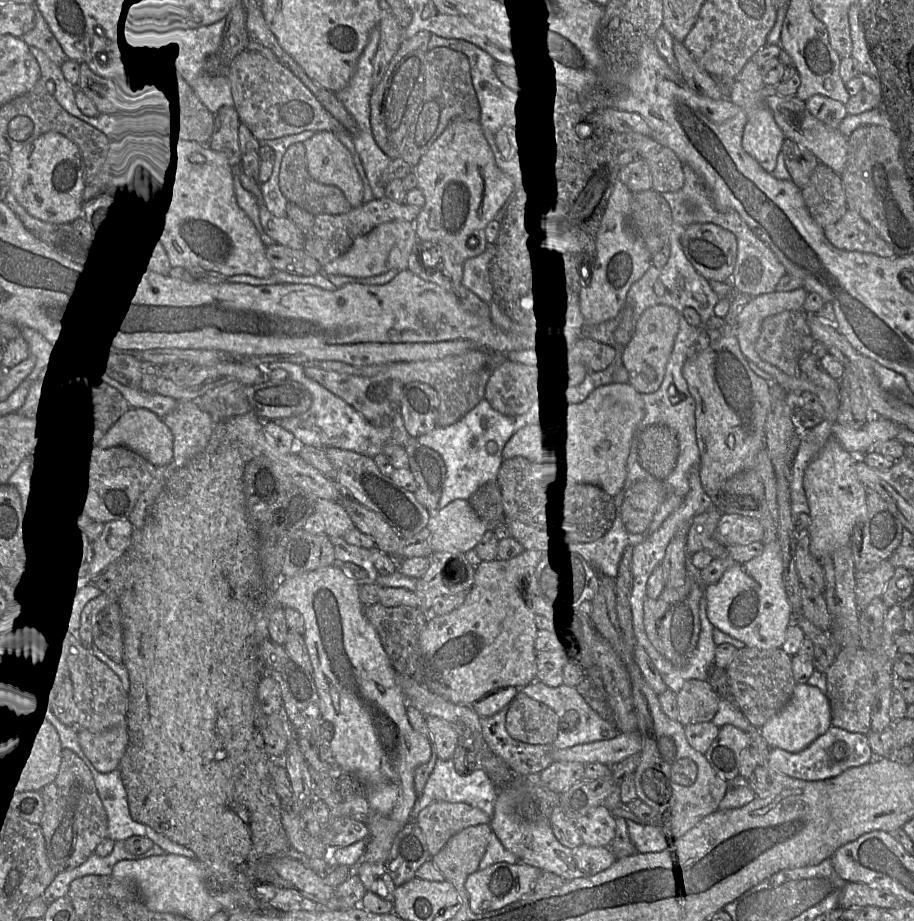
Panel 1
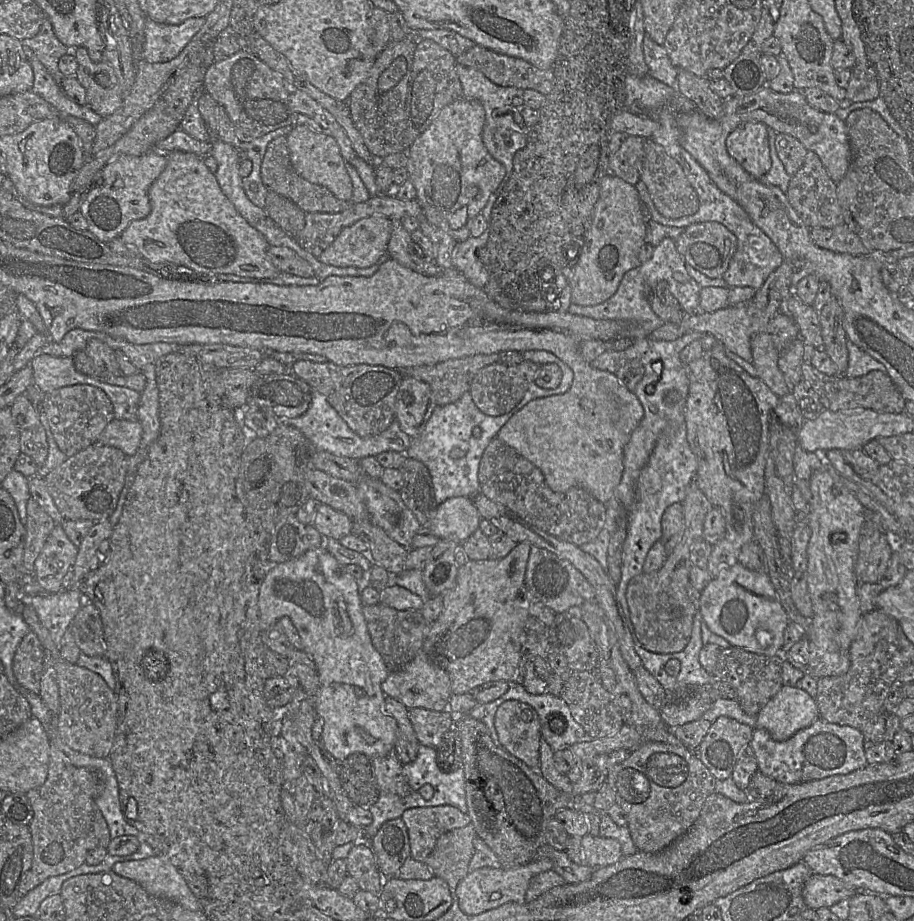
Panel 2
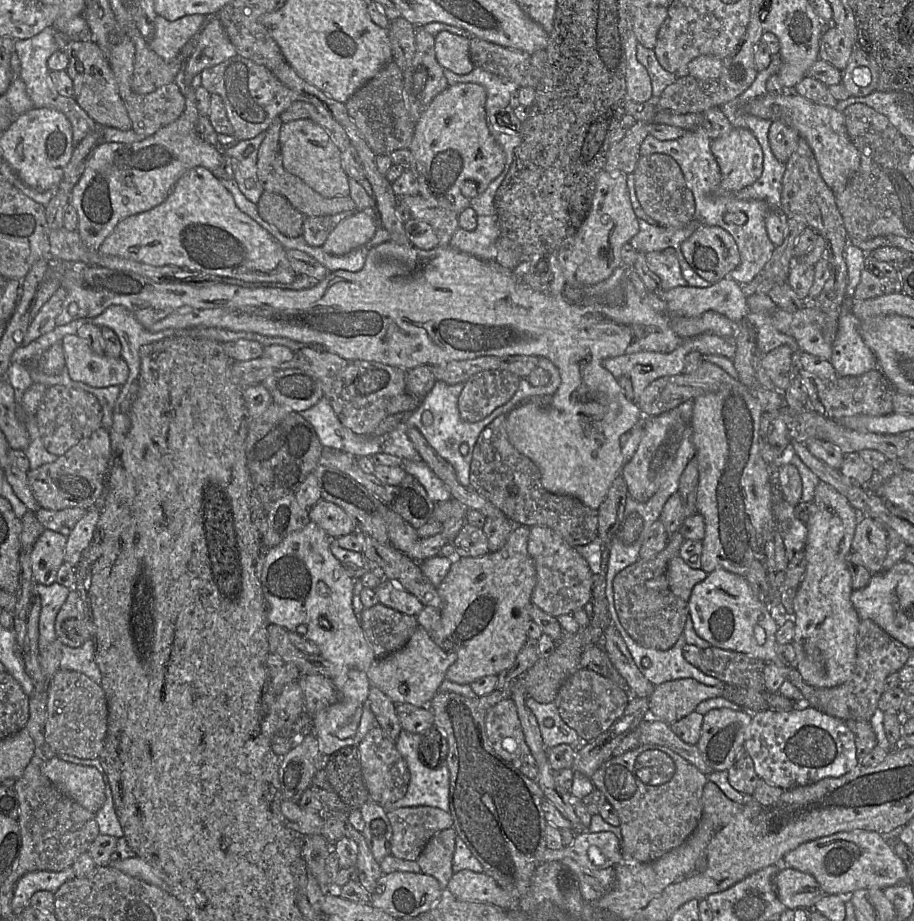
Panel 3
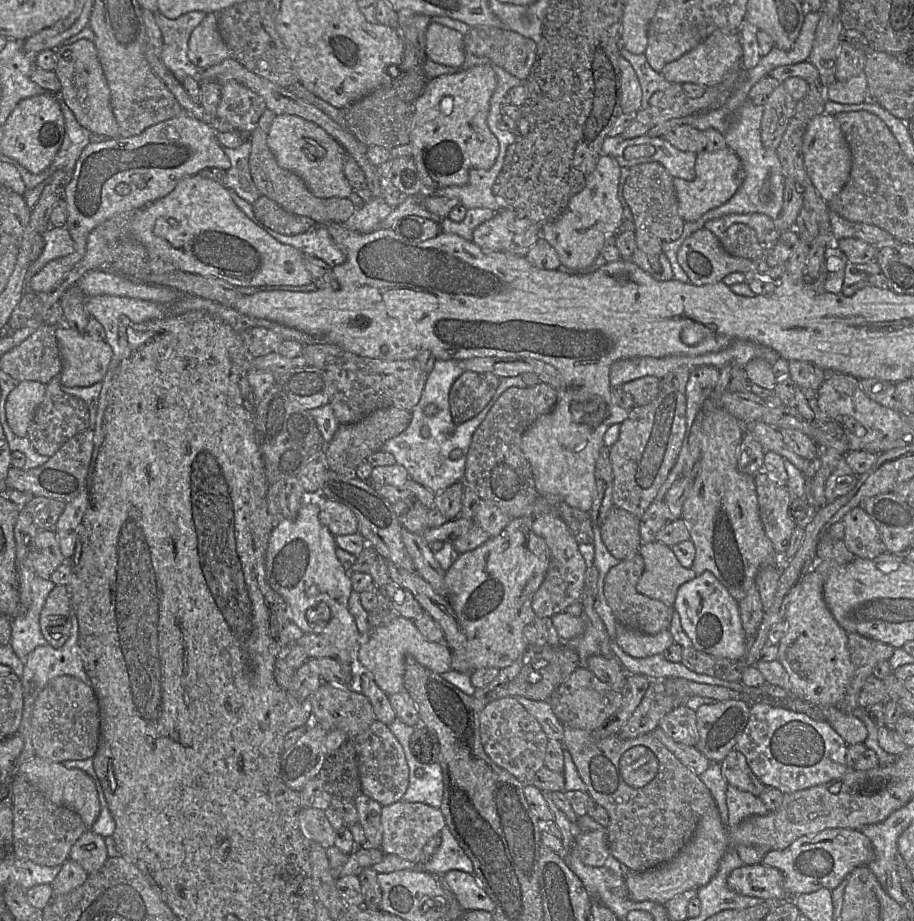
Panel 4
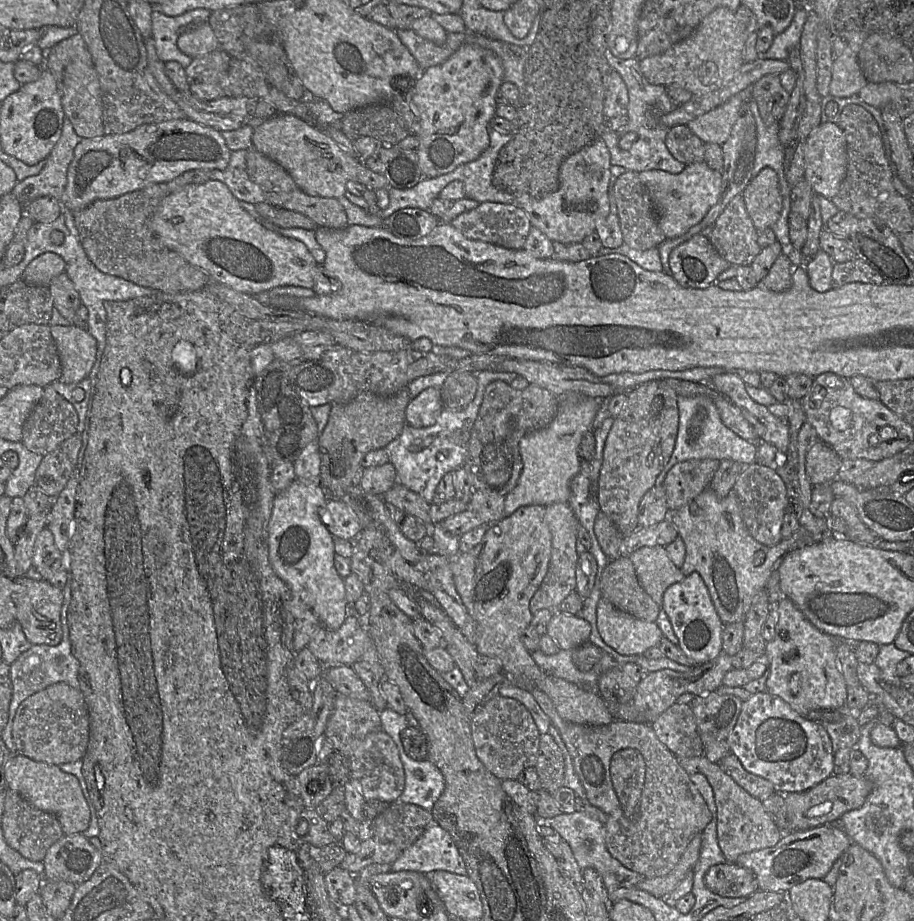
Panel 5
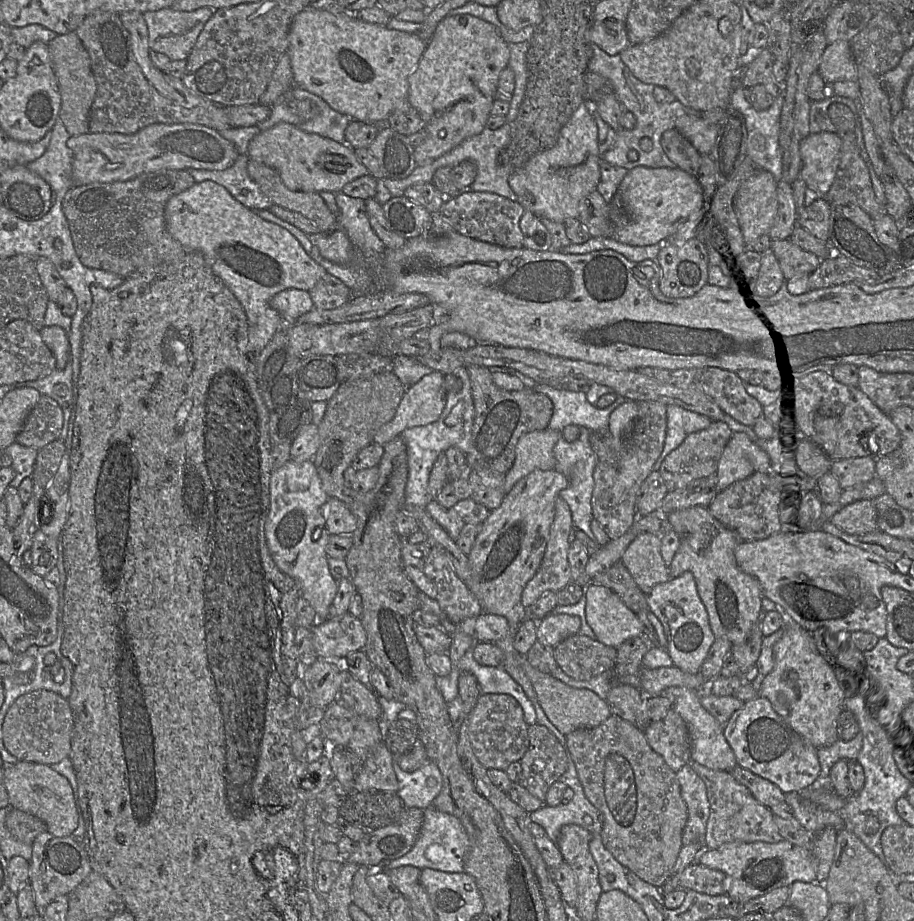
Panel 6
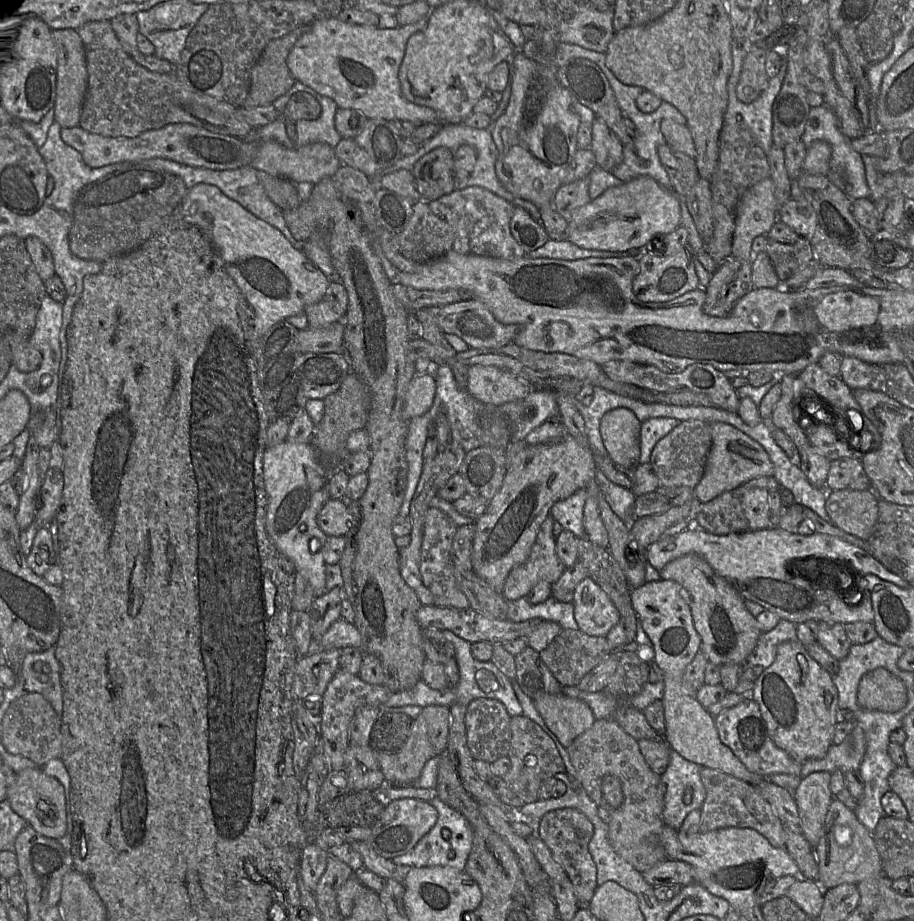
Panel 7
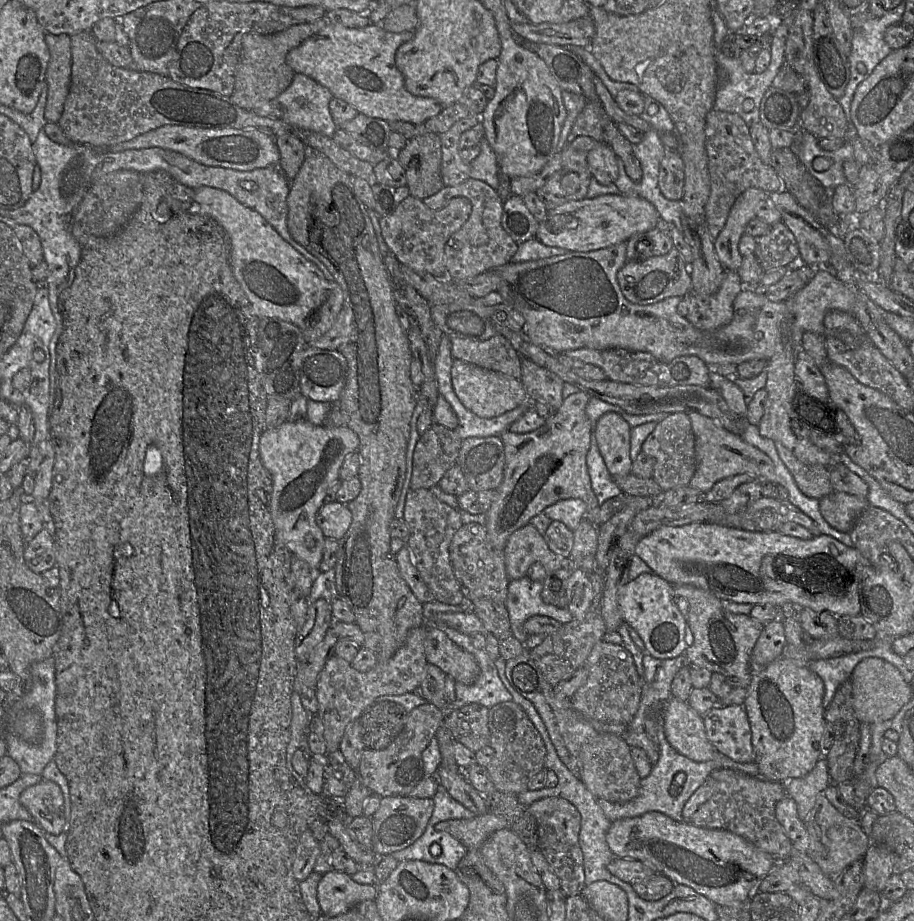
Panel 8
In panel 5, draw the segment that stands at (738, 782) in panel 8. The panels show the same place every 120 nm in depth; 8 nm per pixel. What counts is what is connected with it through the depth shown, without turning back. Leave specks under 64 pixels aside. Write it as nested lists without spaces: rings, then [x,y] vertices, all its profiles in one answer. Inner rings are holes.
[[[703,754],[679,760],[688,774],[705,775],[713,789],[717,814],[717,842],[726,863],[736,863],[740,855],[775,846],[781,840],[783,833],[765,809],[762,801],[738,785],[718,763],[711,762]]]

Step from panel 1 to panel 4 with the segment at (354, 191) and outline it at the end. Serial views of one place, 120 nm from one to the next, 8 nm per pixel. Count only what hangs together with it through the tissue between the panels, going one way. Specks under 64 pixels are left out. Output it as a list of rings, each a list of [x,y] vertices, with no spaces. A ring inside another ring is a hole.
[[[276,115],[268,132],[267,145],[277,165],[300,177],[315,197],[349,198],[353,189],[343,171],[346,153],[321,127],[298,116]]]

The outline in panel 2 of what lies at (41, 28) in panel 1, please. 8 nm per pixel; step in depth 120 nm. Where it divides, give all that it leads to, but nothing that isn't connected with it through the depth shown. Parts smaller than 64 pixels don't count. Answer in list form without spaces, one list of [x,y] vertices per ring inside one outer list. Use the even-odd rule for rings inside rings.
[[[45,19],[39,32],[32,38],[21,40],[30,47],[47,71],[58,82],[64,77],[59,70],[59,59],[68,53],[68,47],[59,41],[49,19]]]

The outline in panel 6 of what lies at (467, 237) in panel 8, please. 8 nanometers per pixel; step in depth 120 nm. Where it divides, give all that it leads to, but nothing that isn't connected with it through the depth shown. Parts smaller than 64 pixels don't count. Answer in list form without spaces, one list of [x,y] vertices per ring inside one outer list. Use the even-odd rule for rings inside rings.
[[[462,192],[457,197],[445,199],[440,213],[459,234],[503,248],[524,247],[520,219],[526,210],[518,202],[512,202],[489,192]]]

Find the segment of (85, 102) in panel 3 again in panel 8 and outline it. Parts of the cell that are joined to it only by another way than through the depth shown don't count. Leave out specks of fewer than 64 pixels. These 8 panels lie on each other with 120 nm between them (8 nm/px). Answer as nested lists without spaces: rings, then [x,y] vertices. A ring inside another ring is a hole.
[[[67,34],[44,36],[50,59],[46,71],[47,99],[45,120],[57,124],[64,109],[71,83],[71,40]]]

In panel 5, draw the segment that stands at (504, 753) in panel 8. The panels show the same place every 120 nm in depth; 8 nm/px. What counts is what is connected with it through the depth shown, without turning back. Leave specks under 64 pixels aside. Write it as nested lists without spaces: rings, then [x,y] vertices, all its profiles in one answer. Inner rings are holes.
[[[548,733],[540,735],[535,768],[542,784],[542,790],[554,795],[558,788],[563,786],[564,757],[554,738]]]

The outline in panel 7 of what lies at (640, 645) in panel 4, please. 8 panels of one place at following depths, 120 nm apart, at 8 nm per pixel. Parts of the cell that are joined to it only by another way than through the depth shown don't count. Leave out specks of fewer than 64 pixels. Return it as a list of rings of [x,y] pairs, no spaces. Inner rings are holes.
[[[590,577],[578,583],[573,592],[574,617],[579,630],[606,637],[620,618],[608,594]]]

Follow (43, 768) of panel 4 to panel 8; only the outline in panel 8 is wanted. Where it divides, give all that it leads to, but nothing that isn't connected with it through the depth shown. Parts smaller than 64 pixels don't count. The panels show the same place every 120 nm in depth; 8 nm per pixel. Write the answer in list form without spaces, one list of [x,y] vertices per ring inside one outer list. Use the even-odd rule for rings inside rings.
[[[42,779],[27,787],[21,792],[19,802],[45,833],[59,835],[64,832],[64,799],[55,782]]]

